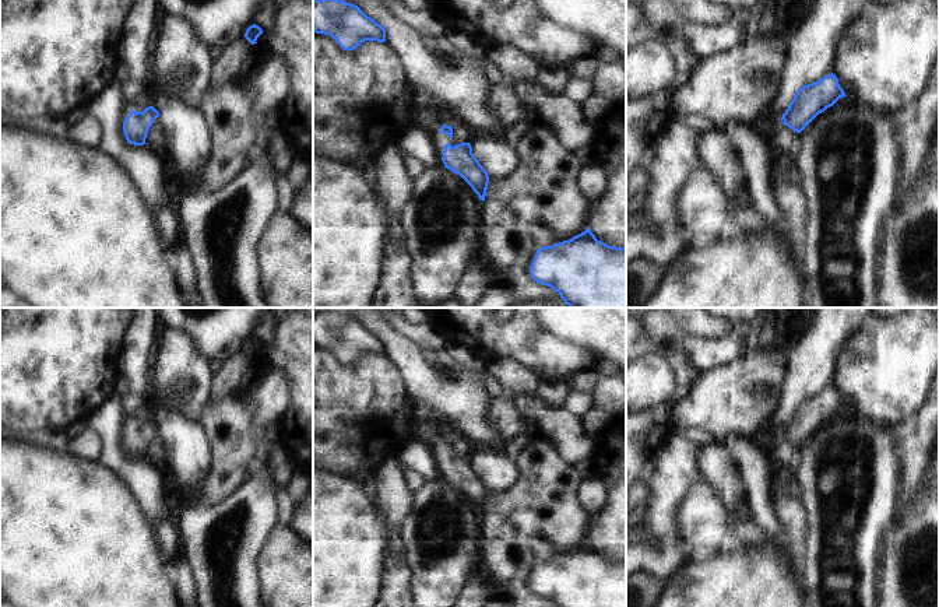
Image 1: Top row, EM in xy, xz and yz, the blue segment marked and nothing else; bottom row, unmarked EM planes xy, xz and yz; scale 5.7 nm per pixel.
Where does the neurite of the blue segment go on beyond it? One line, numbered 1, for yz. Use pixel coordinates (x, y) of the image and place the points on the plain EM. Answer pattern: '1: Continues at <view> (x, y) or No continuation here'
1: No continuation here.

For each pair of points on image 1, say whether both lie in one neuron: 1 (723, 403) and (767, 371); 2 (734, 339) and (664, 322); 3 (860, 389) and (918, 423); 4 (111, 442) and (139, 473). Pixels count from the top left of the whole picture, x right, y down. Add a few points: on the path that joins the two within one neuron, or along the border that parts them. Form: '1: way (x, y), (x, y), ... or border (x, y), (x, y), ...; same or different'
1: way (734, 400), (756, 379); same
2: way (717, 347), (692, 347), (681, 339); same
3: border (924, 399), (922, 404), (896, 427); different
4: way (113, 451), (130, 467); same

